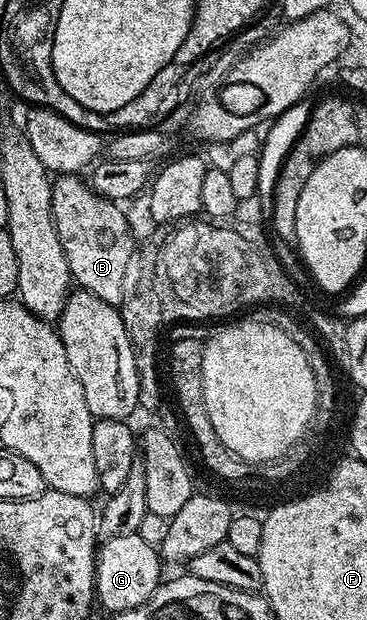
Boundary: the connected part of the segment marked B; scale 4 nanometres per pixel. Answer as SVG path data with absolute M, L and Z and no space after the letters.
M59 174L51 185L51 201L53 202L53 218L57 226L57 238L61 238L61 250L65 250L65 258L69 262L71 279L82 291L93 294L105 302L119 306L125 299L123 287L127 284L127 267L136 259L135 236L131 233L131 224L122 212L120 205L96 194L86 179L75 174Z

